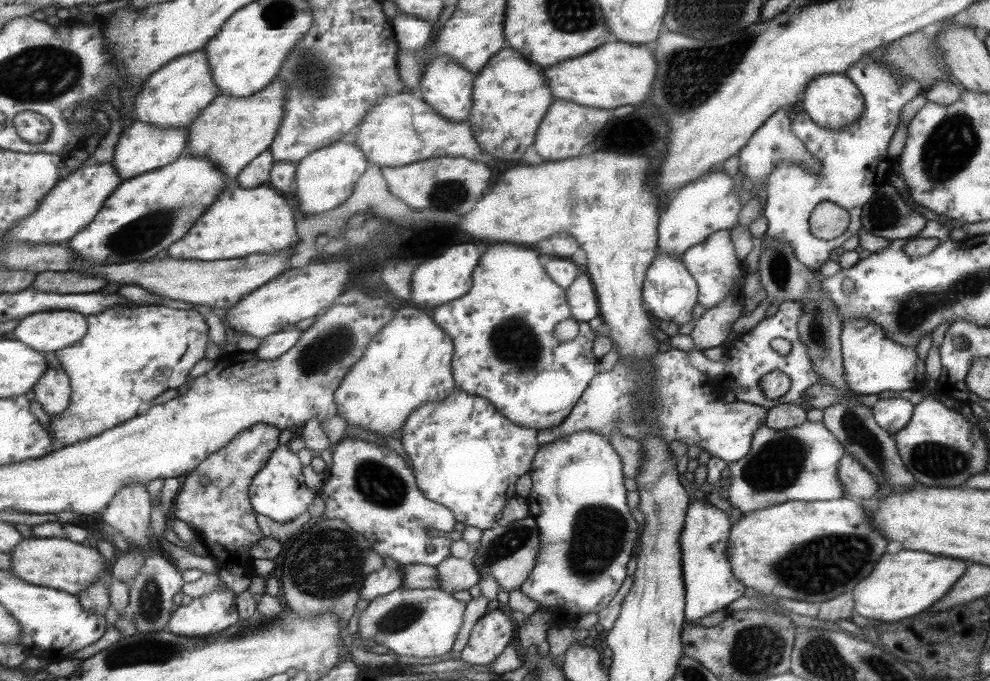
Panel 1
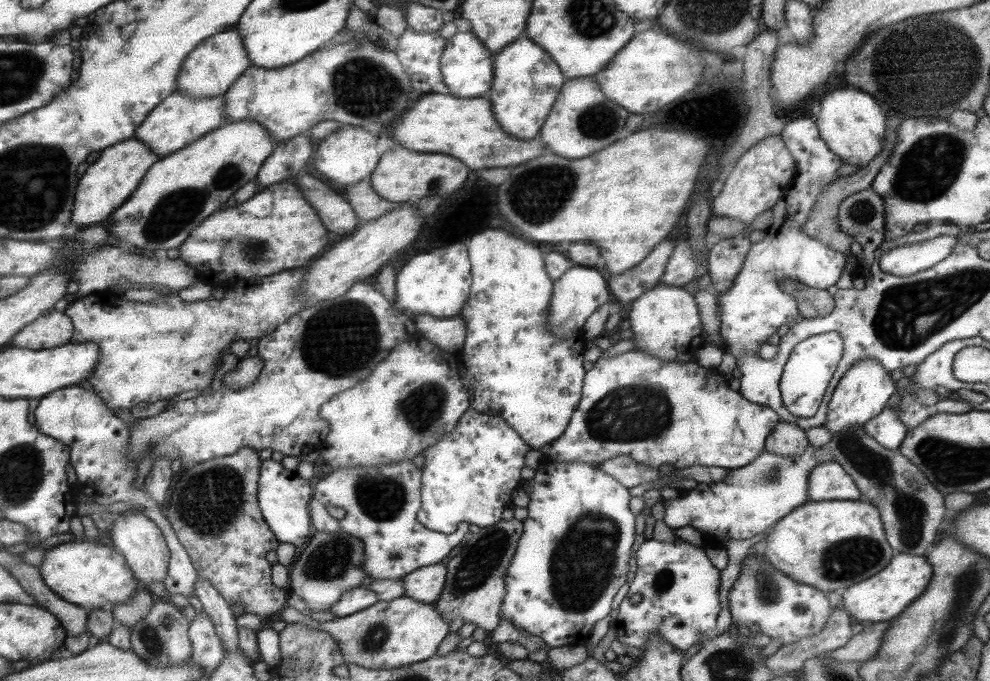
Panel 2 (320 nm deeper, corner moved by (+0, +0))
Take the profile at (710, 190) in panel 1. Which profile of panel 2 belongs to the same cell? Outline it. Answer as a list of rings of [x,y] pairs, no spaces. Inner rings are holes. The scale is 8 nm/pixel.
[[[669,239],[661,241],[642,263],[621,275],[617,274],[615,278],[610,278],[607,282],[608,291],[617,298],[619,304],[634,302],[638,296],[651,290],[657,284],[665,270],[674,243]]]

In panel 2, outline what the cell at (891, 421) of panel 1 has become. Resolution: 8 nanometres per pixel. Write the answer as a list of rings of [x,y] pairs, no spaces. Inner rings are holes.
[[[889,404],[861,427],[879,446],[891,451],[898,450],[908,431]]]

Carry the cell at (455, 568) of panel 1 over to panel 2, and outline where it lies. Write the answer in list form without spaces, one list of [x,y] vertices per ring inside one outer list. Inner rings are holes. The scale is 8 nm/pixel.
[[[441,564],[418,568],[402,578],[403,596],[419,602],[432,603],[441,592],[446,568]]]

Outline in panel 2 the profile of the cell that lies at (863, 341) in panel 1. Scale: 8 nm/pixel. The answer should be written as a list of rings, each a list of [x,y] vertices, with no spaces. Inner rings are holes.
[[[870,358],[858,360],[848,368],[834,388],[826,410],[826,420],[822,426],[832,434],[850,426],[862,426],[892,402],[893,392],[896,392],[896,386],[893,386],[889,374],[881,364]]]

